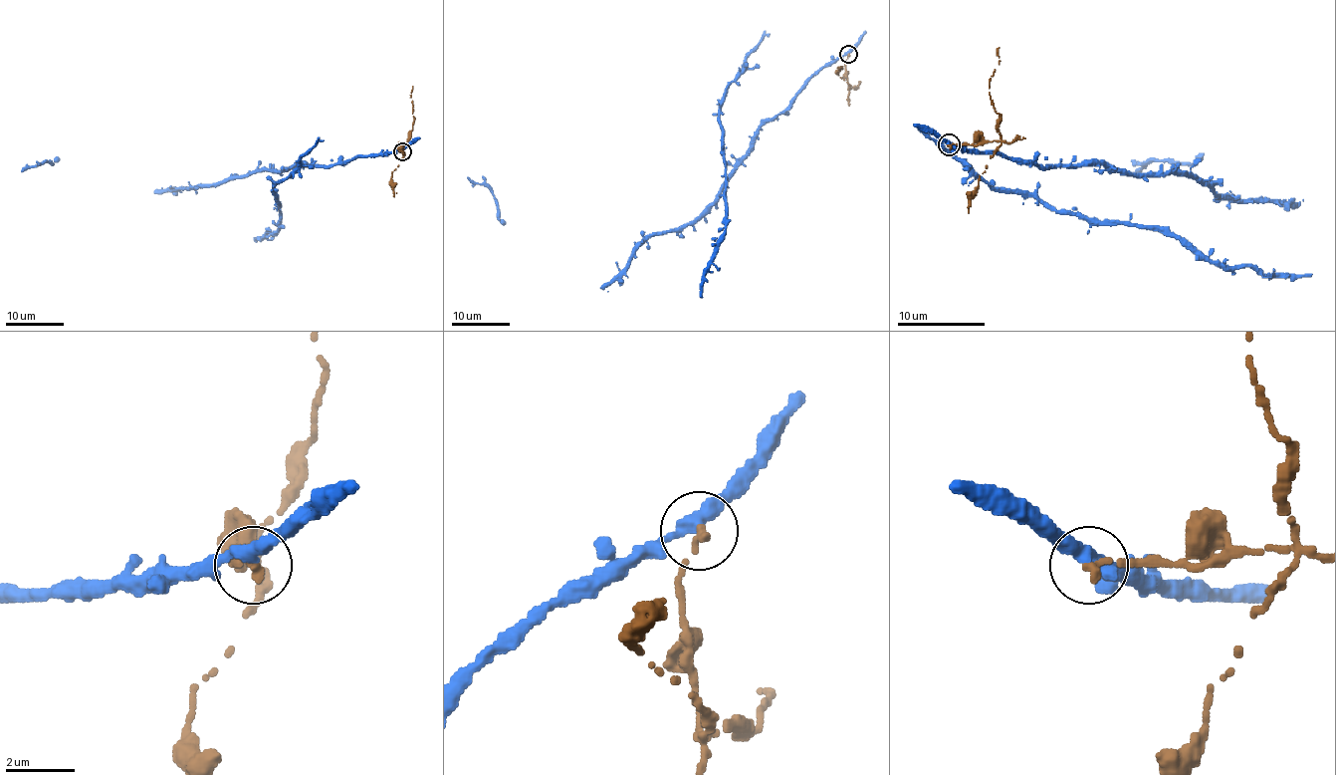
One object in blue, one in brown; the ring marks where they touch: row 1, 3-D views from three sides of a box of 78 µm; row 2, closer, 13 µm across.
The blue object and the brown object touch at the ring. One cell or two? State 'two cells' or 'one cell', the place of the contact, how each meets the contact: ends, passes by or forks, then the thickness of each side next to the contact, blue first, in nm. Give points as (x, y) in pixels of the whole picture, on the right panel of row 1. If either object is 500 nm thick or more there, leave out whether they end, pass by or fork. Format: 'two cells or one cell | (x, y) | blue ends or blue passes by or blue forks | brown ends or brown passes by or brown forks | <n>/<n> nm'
two cells | (949, 144) | blue passes by | brown ends | 320/260 nm

